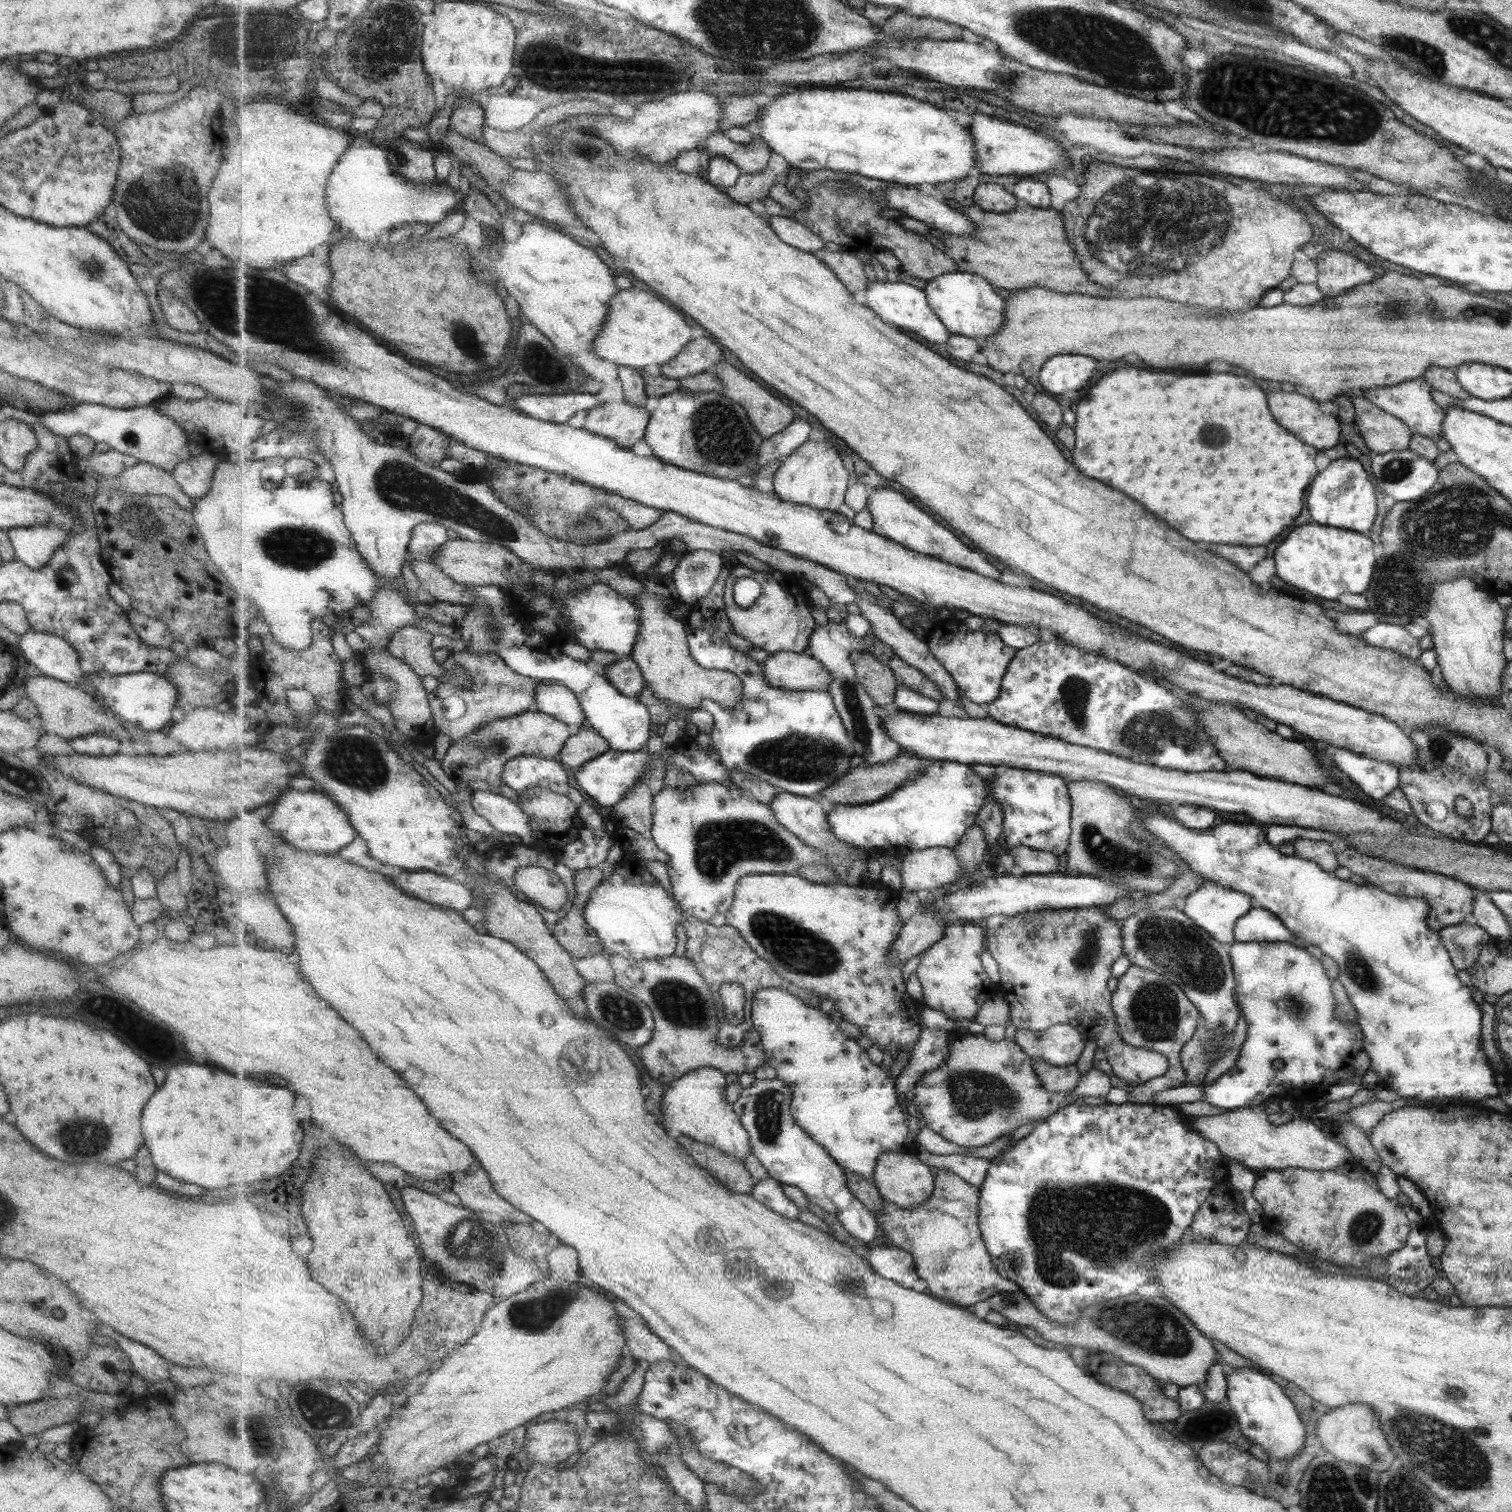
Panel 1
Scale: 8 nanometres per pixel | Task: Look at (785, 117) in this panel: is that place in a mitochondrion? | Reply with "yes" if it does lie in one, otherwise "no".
no

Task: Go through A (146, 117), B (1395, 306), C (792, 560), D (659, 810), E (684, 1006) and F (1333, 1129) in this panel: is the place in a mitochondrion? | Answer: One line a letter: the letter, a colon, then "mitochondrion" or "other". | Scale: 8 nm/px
A: other
B: mitochondrion
C: other
D: other
E: mitochondrion
F: other

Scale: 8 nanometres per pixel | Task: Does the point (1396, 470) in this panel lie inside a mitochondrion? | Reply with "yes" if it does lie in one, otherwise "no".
yes

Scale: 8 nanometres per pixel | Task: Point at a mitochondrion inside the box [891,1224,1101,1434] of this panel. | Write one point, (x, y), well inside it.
(1009, 1299)

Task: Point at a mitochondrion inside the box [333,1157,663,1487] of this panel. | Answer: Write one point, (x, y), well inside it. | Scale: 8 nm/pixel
(466, 1241)

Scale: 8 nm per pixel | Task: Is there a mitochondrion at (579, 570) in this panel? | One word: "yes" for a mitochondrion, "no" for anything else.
no

